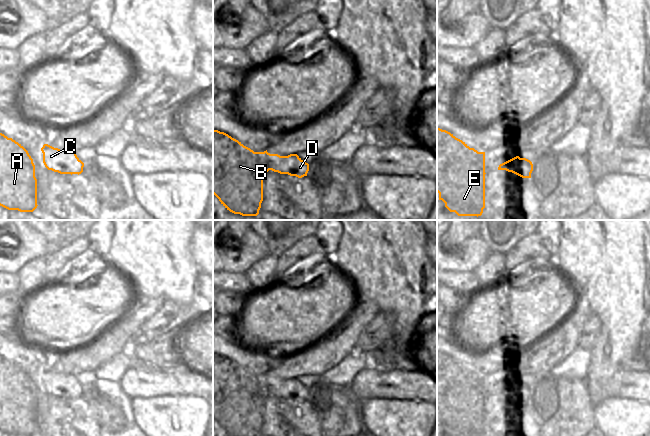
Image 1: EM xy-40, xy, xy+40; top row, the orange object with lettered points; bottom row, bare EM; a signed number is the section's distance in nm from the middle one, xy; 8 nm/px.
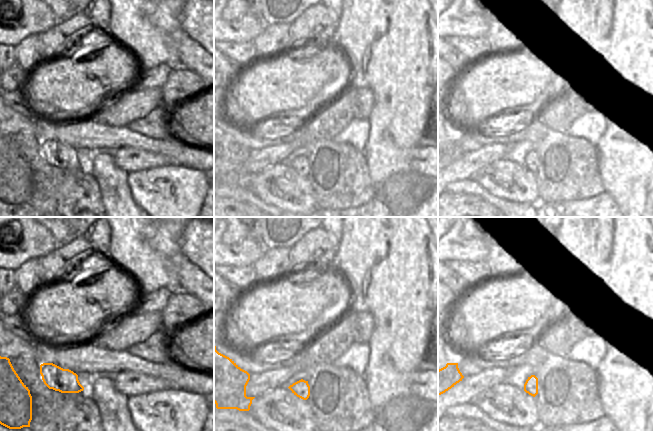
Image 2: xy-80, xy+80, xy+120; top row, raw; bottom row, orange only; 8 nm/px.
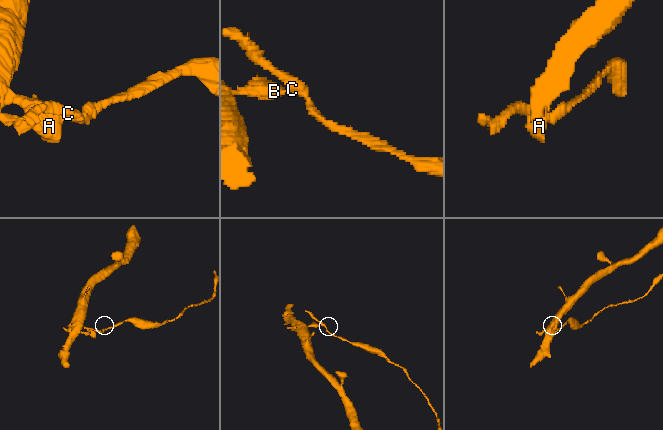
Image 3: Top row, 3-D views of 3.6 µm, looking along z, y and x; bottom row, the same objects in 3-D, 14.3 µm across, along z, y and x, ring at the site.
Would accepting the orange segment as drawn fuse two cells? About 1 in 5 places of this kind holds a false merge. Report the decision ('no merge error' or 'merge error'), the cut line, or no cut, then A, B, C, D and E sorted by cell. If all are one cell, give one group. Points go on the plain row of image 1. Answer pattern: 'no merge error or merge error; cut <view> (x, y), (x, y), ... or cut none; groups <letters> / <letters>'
merge error; cut xy (267, 376), (267, 390), (269, 393); groups A B E / C D

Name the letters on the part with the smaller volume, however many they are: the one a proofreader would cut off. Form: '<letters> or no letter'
C, D

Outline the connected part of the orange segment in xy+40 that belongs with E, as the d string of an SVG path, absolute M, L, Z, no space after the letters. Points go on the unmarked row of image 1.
M437 352L437 416L450 436L483 436L485 398L485 376L478 376L450 356Z

